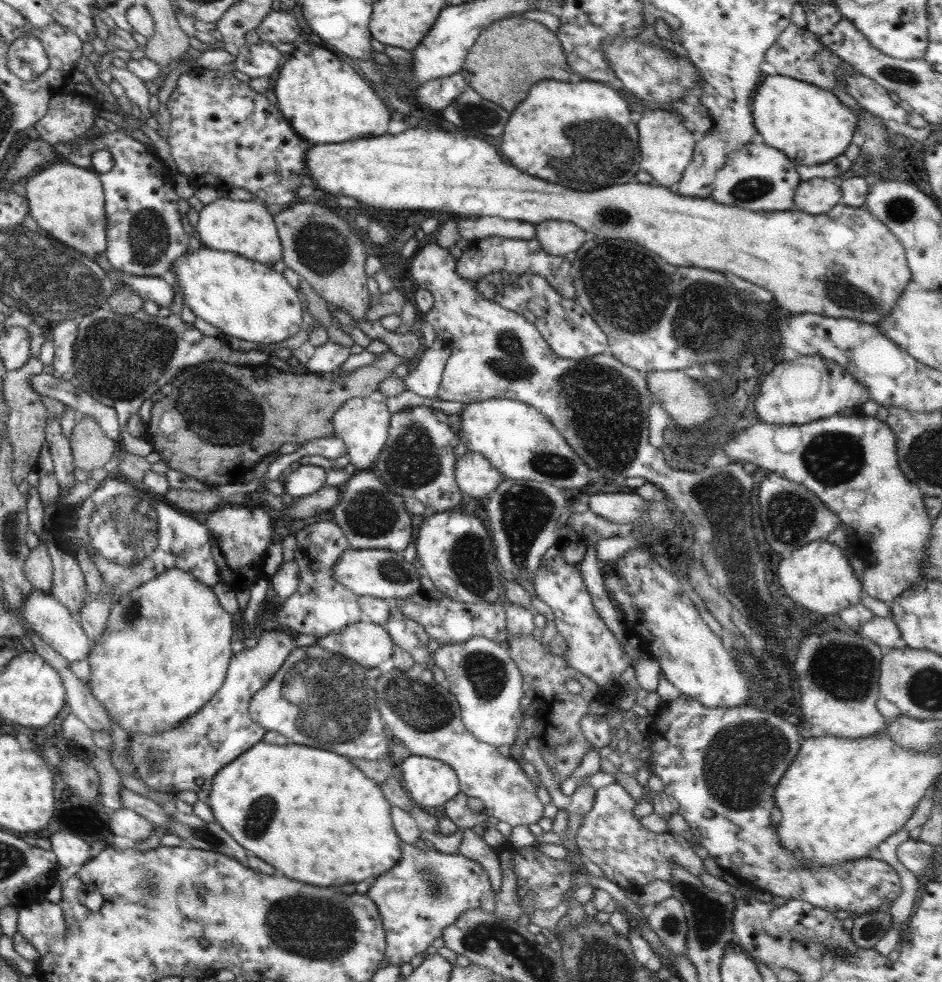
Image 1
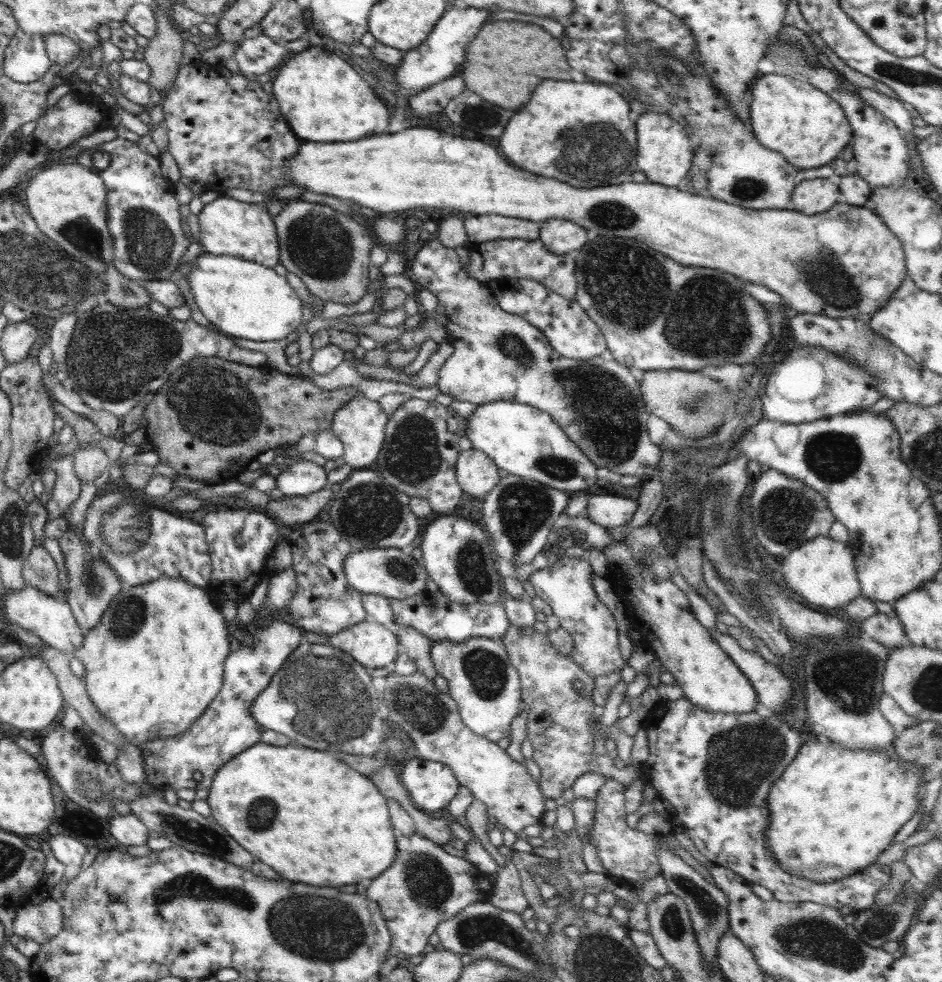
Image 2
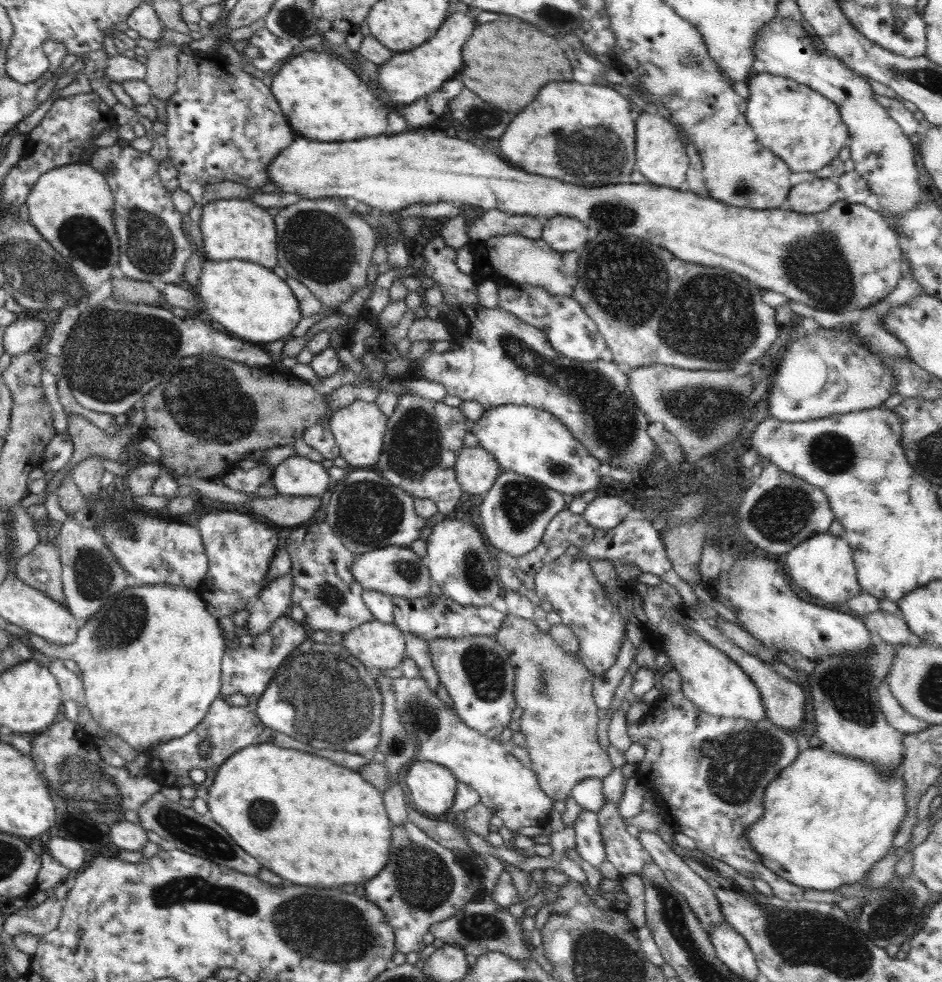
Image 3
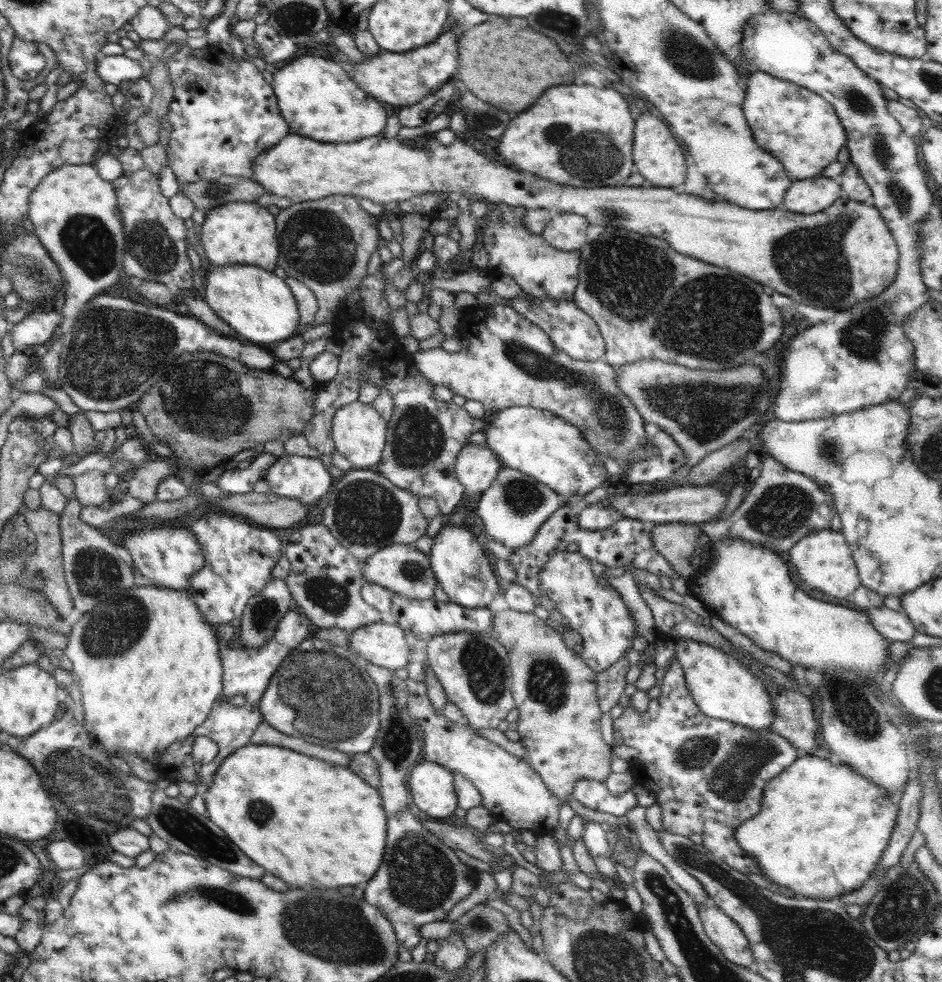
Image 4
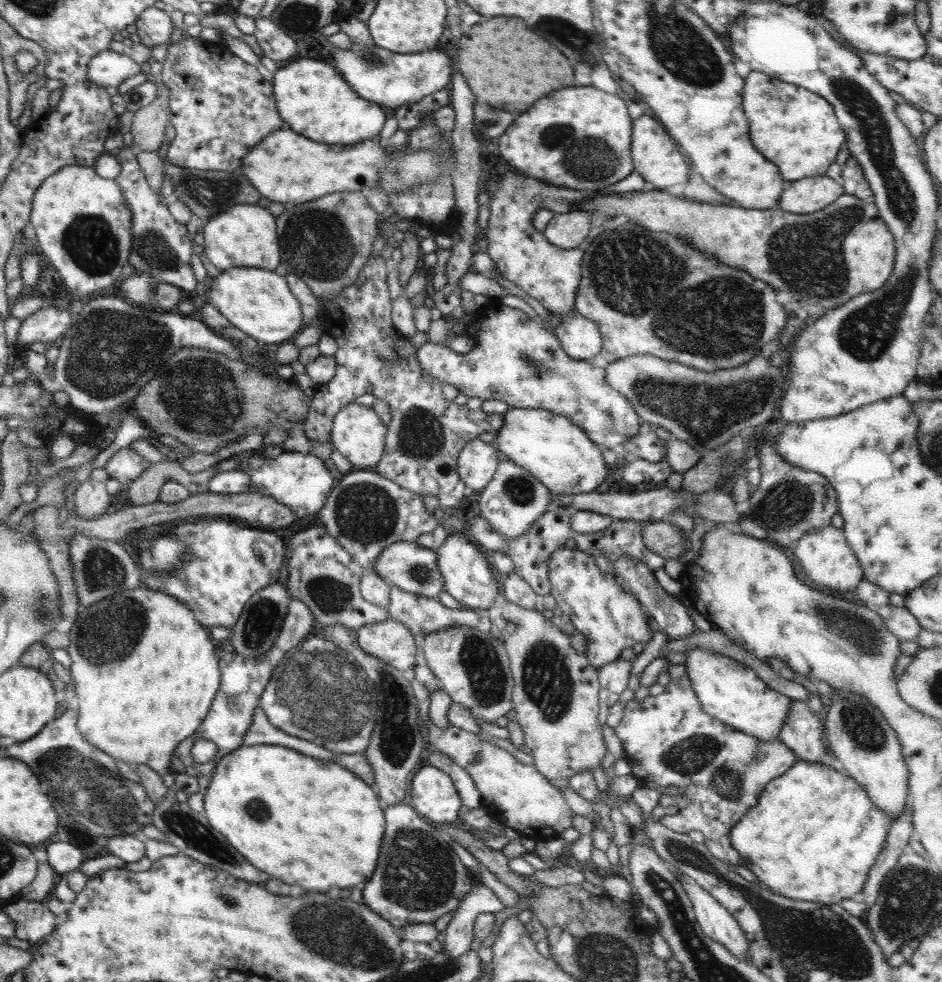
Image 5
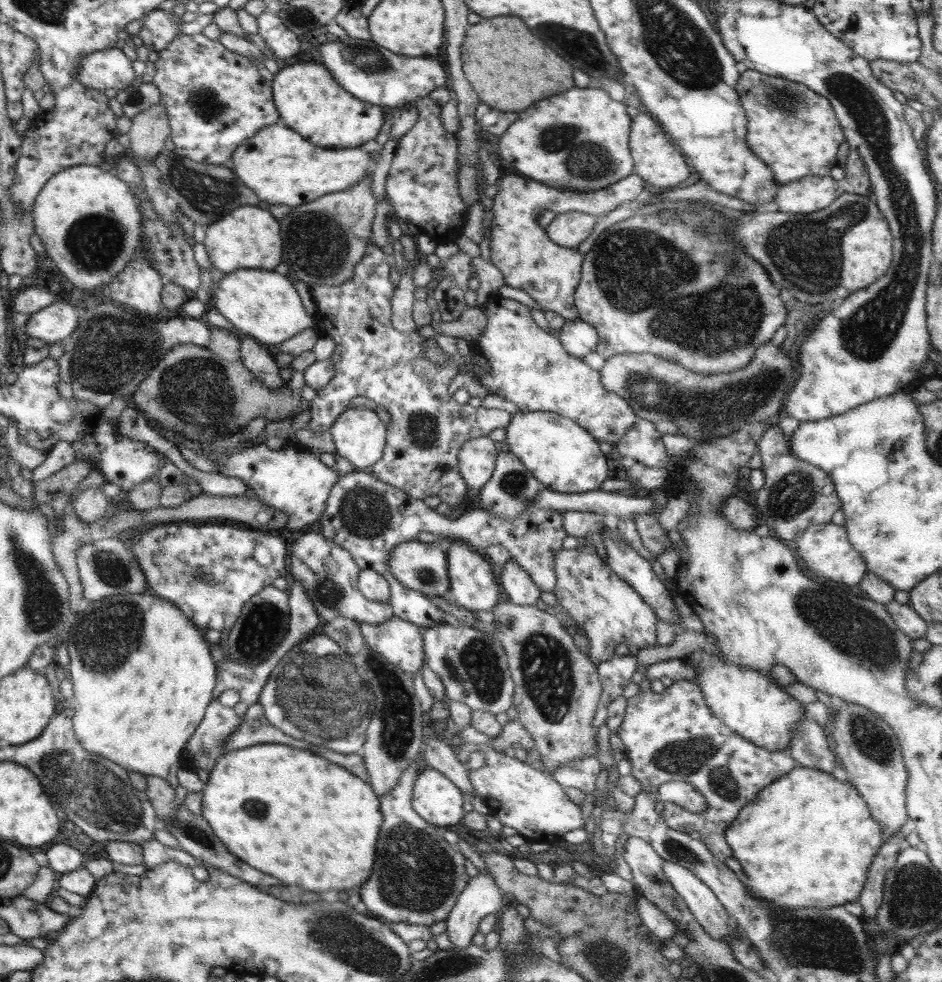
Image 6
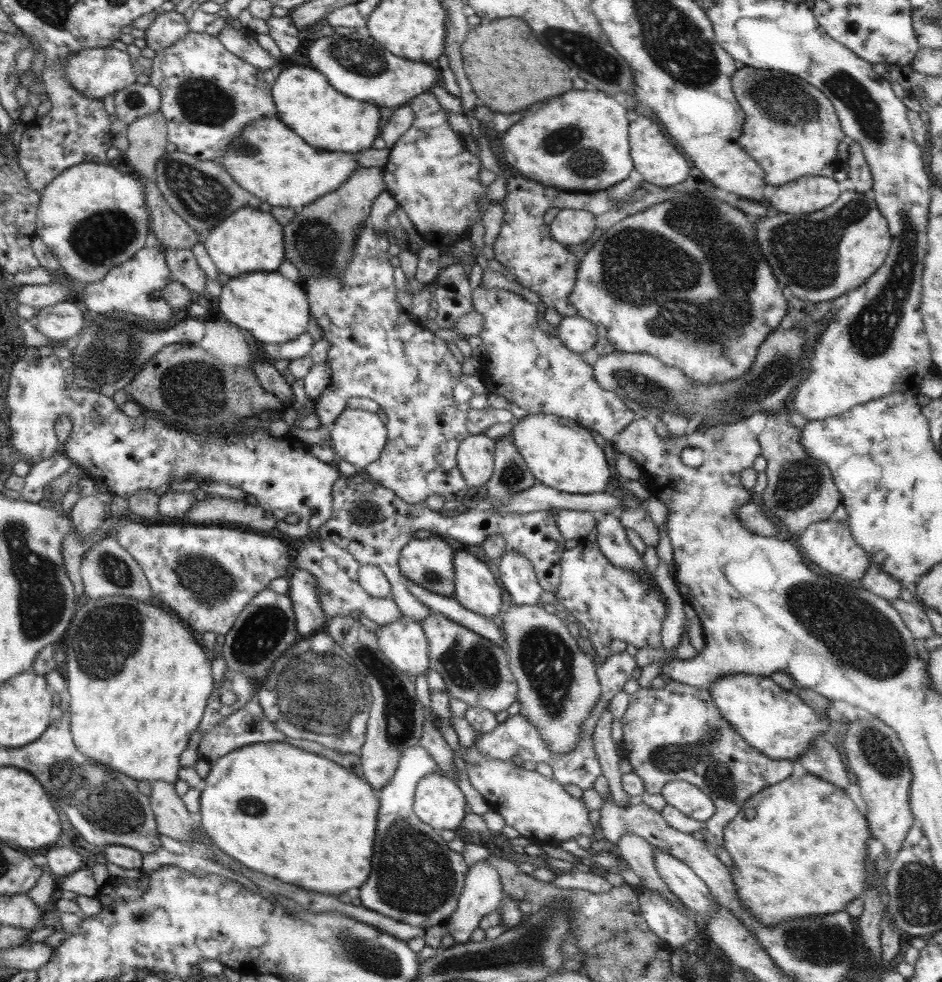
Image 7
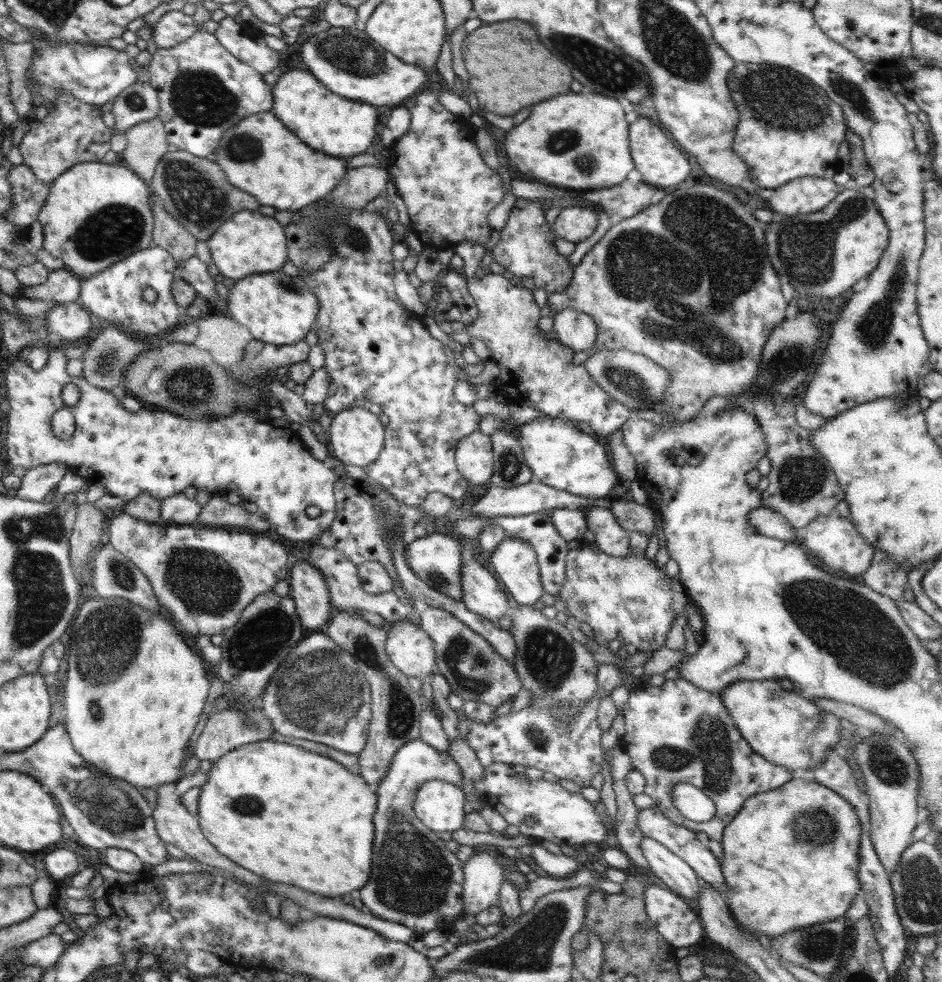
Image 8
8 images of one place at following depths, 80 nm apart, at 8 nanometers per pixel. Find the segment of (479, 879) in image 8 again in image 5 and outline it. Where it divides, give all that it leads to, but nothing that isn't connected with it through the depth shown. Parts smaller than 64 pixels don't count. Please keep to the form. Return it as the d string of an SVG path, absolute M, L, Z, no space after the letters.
M476 882L468 894L458 904L448 928L444 931L444 955L448 959L458 959L471 950L474 939L474 924L478 914L492 914L504 910L498 896L484 883Z

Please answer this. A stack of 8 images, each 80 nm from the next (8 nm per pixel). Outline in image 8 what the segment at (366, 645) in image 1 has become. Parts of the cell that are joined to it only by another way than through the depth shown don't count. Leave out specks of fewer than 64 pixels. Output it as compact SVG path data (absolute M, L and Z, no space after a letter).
M410 620L398 621L387 631L388 658L408 677L430 680L437 670L432 639Z

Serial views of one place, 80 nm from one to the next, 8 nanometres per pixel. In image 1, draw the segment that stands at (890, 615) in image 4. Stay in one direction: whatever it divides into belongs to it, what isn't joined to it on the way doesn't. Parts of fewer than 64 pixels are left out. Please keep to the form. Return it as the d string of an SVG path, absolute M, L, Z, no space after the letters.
M874 615L874 618L862 624L858 630L862 632L861 636L875 642L878 646L884 648L885 651L906 647L899 628L891 617L884 618Z

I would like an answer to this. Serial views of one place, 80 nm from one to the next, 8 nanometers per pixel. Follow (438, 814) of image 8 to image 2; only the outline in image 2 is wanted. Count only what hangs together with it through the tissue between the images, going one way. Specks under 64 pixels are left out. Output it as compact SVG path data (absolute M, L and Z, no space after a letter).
M417 756L405 760L398 768L401 782L417 809L442 810L458 792L459 782L452 769L441 762Z

